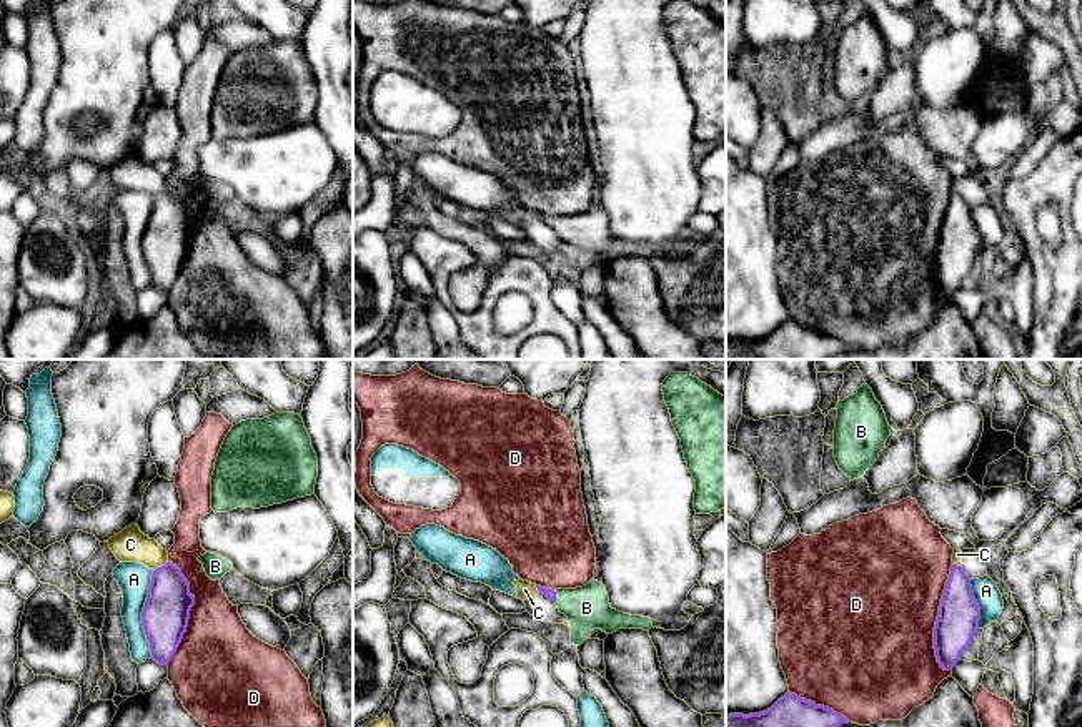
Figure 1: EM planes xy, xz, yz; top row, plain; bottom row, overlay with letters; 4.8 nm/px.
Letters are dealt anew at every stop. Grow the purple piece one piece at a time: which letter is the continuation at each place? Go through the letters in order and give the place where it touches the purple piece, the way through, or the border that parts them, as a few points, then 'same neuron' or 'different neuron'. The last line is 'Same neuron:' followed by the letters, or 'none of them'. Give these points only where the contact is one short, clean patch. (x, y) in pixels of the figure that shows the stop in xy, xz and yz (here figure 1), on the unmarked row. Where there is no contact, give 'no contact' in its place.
A: meets purple in xy at (142, 242); different neuron
B: meets purple in xz at (555, 223); runs through xz (550, 220), (555, 223), (586, 235); same neuron
C: meets purple in xy at (162, 193); border along xy (167, 188), (153, 198); different neuron
D: meets purple in yz at (938, 245); different neuron
Same neuron: B

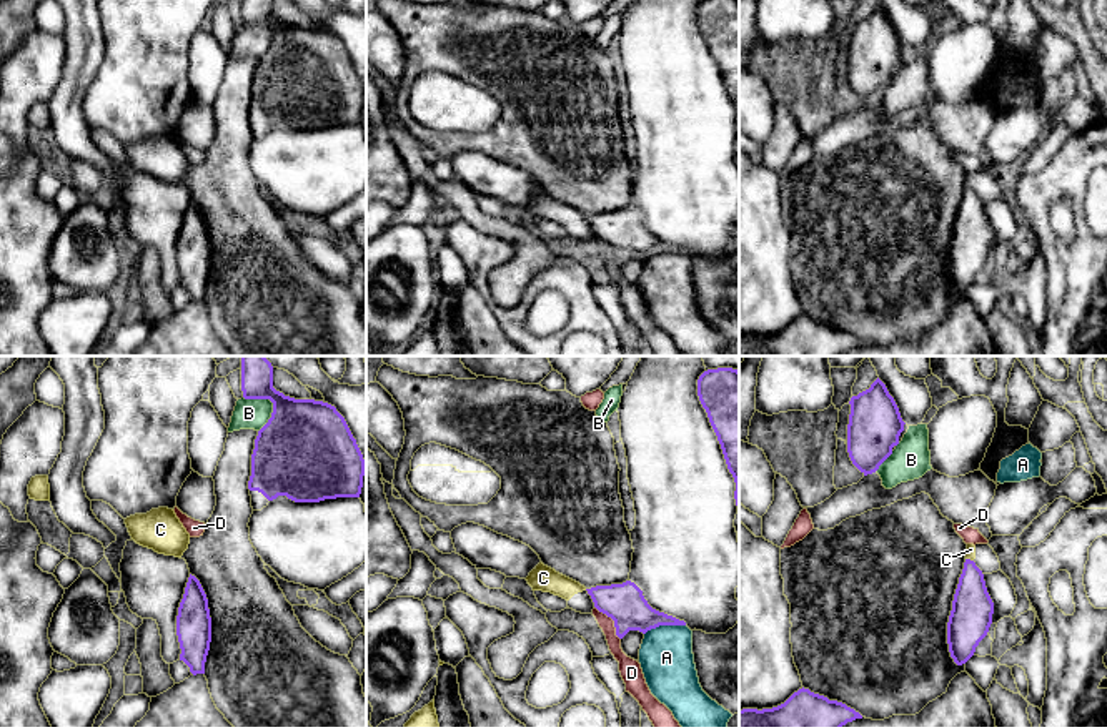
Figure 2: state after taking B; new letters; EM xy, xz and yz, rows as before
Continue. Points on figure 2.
A: meets purple in xz at (665, 252); different neuron
B: meets purple in xy at (272, 29); different neuron
C: meets purple in yz at (969, 187); border along yz (966, 185), (972, 188); different neuron
D: meets purple in xz at (613, 247); different neuron
Same neuron: none of them

